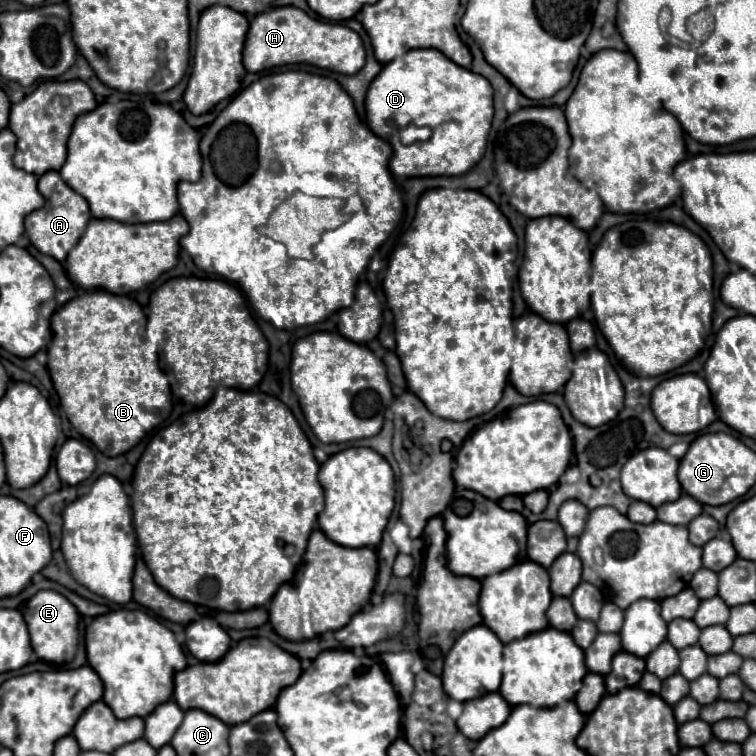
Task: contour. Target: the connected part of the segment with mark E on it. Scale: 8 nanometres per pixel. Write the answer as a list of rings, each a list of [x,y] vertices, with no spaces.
[[[37,591],[23,607],[23,617],[29,627],[31,645],[39,659],[49,663],[69,663],[75,657],[75,651],[79,642],[79,613],[69,603],[67,597],[63,597],[57,591]]]

